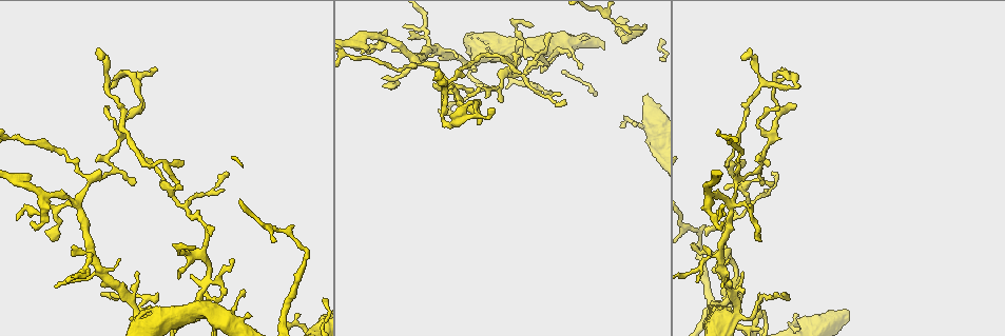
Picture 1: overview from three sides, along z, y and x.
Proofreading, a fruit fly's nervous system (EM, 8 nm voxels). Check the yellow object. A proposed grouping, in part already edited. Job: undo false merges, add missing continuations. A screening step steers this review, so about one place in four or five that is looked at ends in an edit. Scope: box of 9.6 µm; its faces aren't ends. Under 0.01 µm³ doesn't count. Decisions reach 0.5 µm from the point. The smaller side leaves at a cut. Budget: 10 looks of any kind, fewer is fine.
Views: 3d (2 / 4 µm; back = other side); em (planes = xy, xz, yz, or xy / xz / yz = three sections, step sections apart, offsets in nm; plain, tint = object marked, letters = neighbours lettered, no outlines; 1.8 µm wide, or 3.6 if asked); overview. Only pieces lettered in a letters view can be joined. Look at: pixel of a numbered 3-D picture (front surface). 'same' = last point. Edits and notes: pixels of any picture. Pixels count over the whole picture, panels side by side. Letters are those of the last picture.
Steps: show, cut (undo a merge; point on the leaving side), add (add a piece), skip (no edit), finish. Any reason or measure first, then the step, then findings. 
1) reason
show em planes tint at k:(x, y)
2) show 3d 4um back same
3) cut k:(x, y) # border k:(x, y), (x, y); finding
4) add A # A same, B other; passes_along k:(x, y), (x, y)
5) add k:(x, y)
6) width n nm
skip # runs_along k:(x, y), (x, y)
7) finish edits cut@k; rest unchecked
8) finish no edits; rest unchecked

branch stops here
show em planes tint at 1:(74, 245)

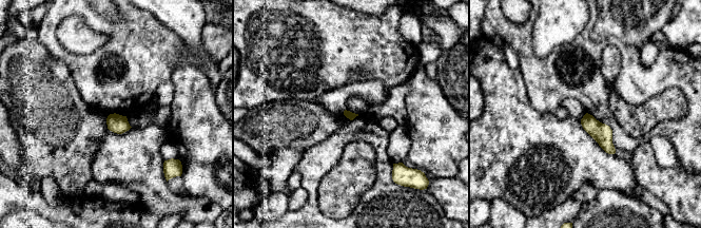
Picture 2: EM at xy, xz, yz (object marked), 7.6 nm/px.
what lies round it
show em planes letters same

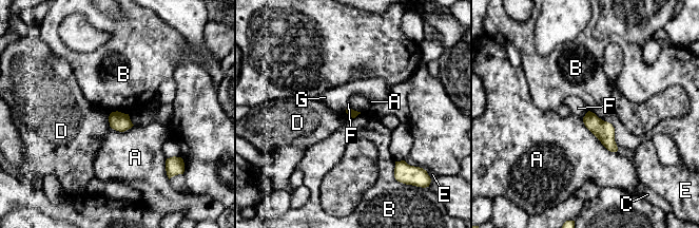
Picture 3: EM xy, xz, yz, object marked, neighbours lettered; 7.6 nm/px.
skip # A other, B other, C other, D other, E other, F other, G other; border 3:(588, 110), (612, 125), (618, 147); no lettered piece goes on from it

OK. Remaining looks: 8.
sudden change in width
show 3d 2um at 1:(137, 312)

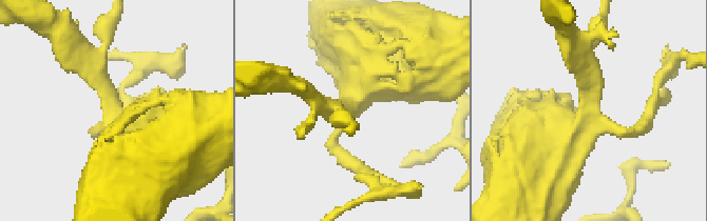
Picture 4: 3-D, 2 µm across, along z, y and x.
now the EM
show em planes letters at 4:(113, 120)

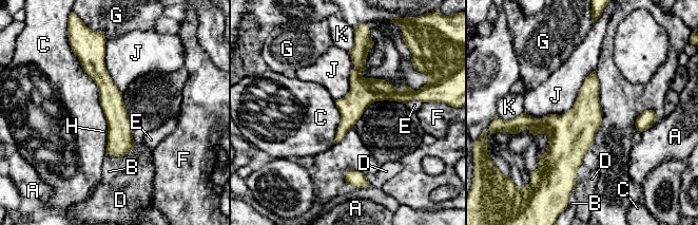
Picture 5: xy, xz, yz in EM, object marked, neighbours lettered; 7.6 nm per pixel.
skip # A other, B other, C other, D other, E other, F other, G other, H other, J other, K other; runs_along 5:(100, 50), (120, 153); continuous, no second neuron

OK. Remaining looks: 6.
an open end
show em planes letters at 1:(569, 54)

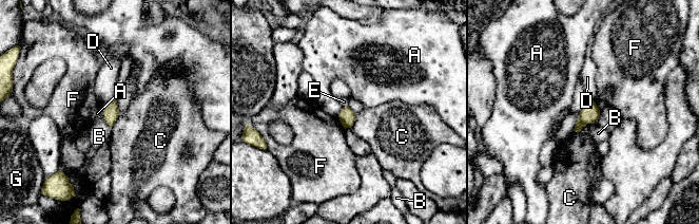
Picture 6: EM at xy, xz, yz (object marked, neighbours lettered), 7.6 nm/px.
skip # A other, B other, C other, D other, E other, F other, G other; border 6:(586, 99), (579, 113); none of them fits

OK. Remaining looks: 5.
branch stops here
show 3d 2um at 1:(468, 94)

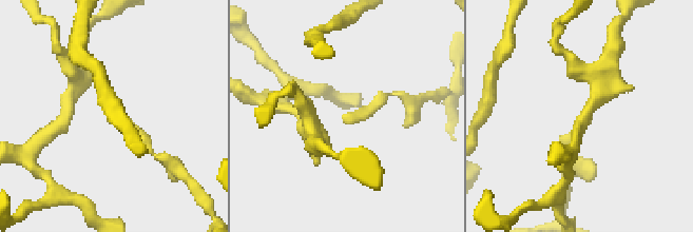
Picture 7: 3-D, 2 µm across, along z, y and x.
show em planes letters at 7:(349, 114)

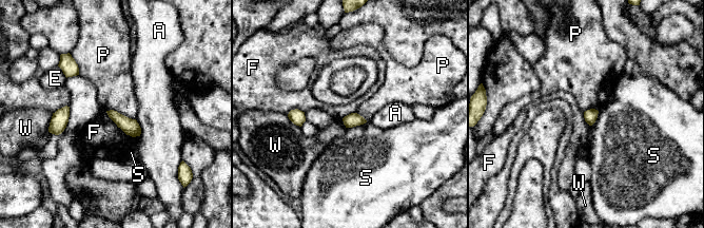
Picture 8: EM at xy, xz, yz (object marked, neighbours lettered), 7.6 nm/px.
skip # A other, E other, F other, P other, S other, W other; none of them fits

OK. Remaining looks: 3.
finish no edits; rest unchecked

